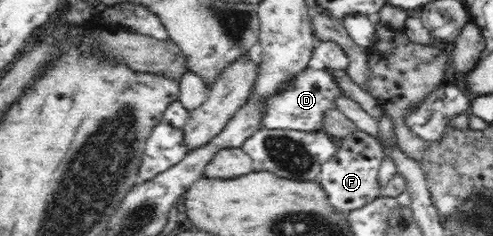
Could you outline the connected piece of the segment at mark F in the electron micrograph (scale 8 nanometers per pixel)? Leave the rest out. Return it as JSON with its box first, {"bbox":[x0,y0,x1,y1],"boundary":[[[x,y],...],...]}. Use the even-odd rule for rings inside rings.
{"bbox":[318,129,385,215],"boundary":[[[358,129],[349,137],[338,140],[337,154],[328,163],[324,163],[318,177],[332,207],[339,213],[348,215],[381,197],[378,173],[385,158],[384,148],[377,139]]]}

